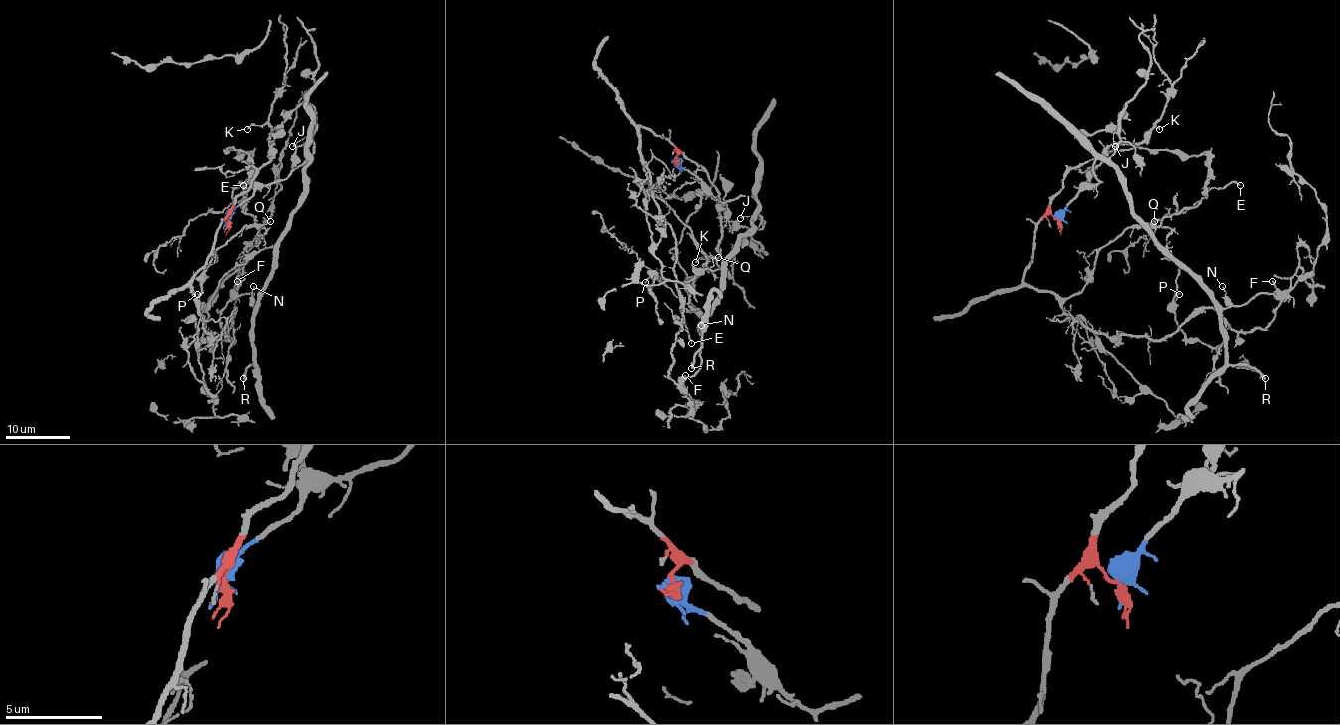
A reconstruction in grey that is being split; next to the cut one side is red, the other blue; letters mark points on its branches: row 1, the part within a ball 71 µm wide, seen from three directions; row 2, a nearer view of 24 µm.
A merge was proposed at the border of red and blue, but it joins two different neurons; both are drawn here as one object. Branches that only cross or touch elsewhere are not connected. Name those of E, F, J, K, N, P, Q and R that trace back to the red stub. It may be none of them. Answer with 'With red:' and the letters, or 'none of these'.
With red: E, K, Q

